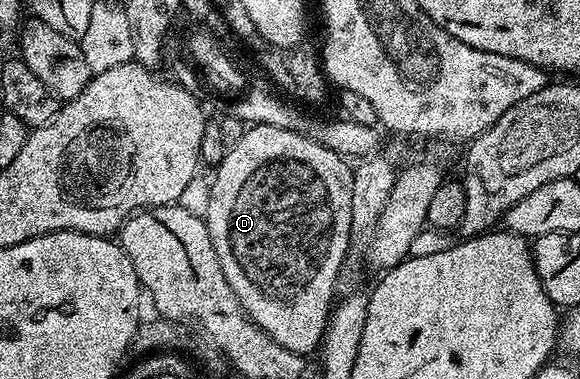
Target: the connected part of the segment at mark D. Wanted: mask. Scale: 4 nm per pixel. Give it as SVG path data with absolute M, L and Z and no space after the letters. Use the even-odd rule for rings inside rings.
M257 123L255 126L245 127L242 138L238 138L236 144L231 145L225 151L220 164L215 165L216 177L211 177L210 208L206 217L206 223L210 230L210 242L214 242L214 250L218 254L218 262L222 266L222 274L230 286L230 290L236 292L238 302L244 308L244 314L274 342L286 346L286 350L301 354L314 353L321 347L324 332L327 330L330 313L334 307L332 295L337 295L340 273L345 267L344 259L348 256L350 241L352 239L352 227L350 226L350 194L352 193L353 169L348 166L349 161L339 156L334 150L326 150L318 142L310 142L290 130L275 128L269 124Z

